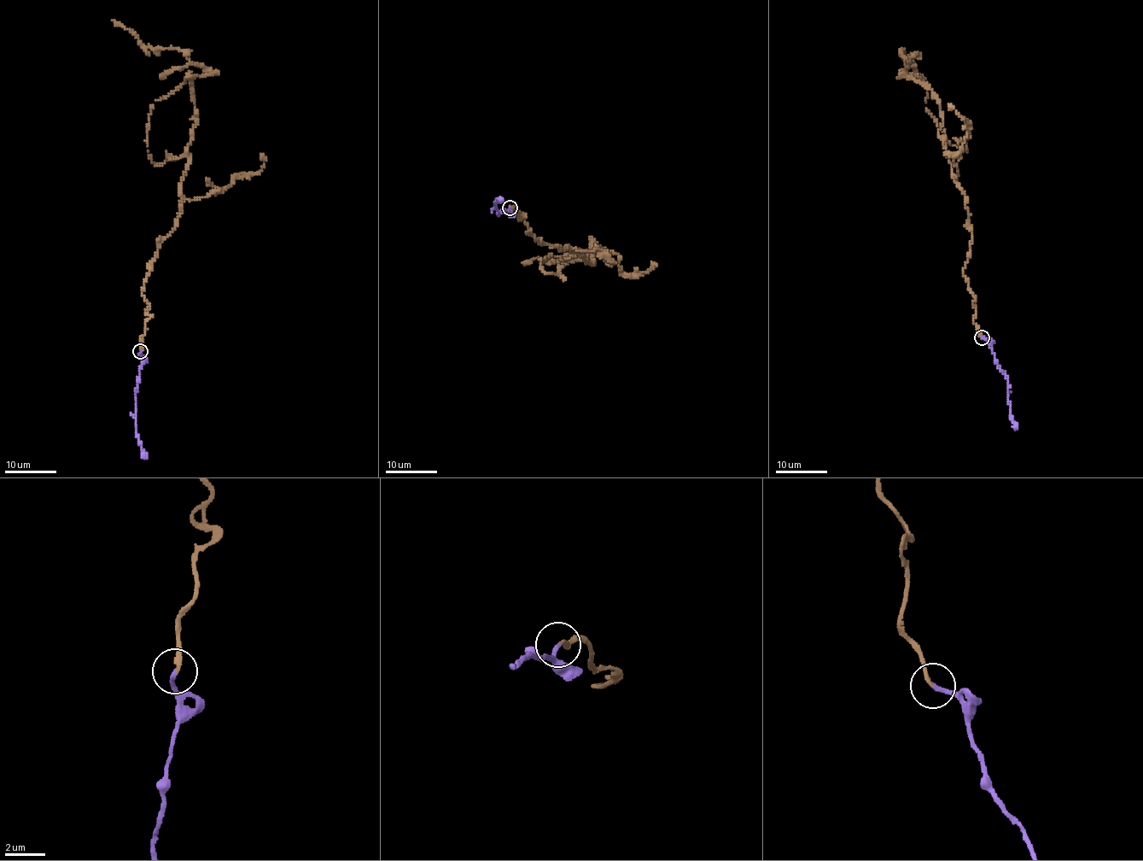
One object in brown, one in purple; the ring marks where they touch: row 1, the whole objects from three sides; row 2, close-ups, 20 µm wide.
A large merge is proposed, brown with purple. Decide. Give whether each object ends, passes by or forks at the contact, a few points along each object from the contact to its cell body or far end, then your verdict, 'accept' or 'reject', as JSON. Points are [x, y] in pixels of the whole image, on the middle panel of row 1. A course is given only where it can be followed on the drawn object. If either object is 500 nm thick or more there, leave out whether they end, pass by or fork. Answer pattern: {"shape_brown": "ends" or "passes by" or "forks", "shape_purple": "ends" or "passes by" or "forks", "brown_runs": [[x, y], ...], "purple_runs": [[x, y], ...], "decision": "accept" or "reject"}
{"shape_brown": "ends", "shape_purple": "ends", "brown_runs": [[510, 208], [539, 243], [580, 250], [592, 264], [592, 247], [601, 247], [618, 260], [589, 251], [521, 264]], "purple_runs": [[509, 208], [509, 213], [503, 209], [497, 213], [494, 201], [501, 197]], "decision": "accept"}

